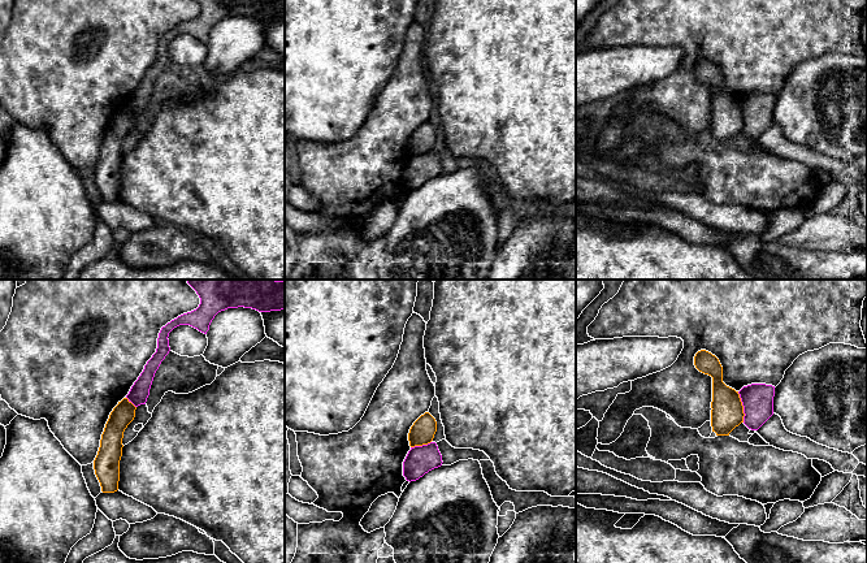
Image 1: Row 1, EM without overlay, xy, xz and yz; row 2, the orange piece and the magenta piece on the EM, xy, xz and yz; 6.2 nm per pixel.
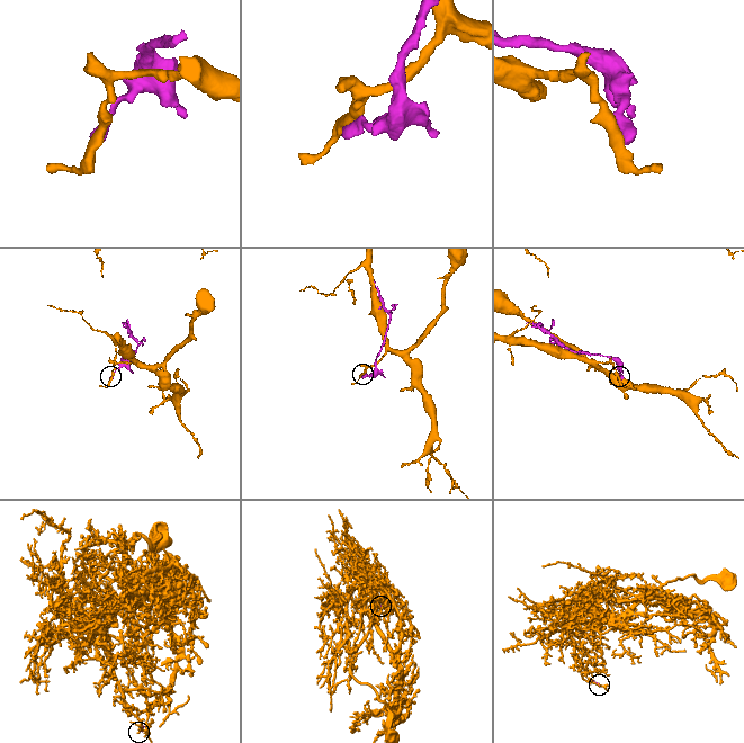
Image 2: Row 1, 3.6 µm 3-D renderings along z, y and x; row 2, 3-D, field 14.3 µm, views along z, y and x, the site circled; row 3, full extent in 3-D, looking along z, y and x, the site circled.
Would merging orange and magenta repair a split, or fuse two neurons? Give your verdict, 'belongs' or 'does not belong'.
does not belong

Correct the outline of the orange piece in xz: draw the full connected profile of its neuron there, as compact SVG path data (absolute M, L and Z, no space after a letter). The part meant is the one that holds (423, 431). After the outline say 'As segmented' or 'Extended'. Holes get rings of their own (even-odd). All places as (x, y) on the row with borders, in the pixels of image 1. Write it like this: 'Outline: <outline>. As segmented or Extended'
Outline: M425 412L413 423L413 425L409 429L409 446L415 447L430 443L434 438L435 432L435 419L429 412Z. As segmented

